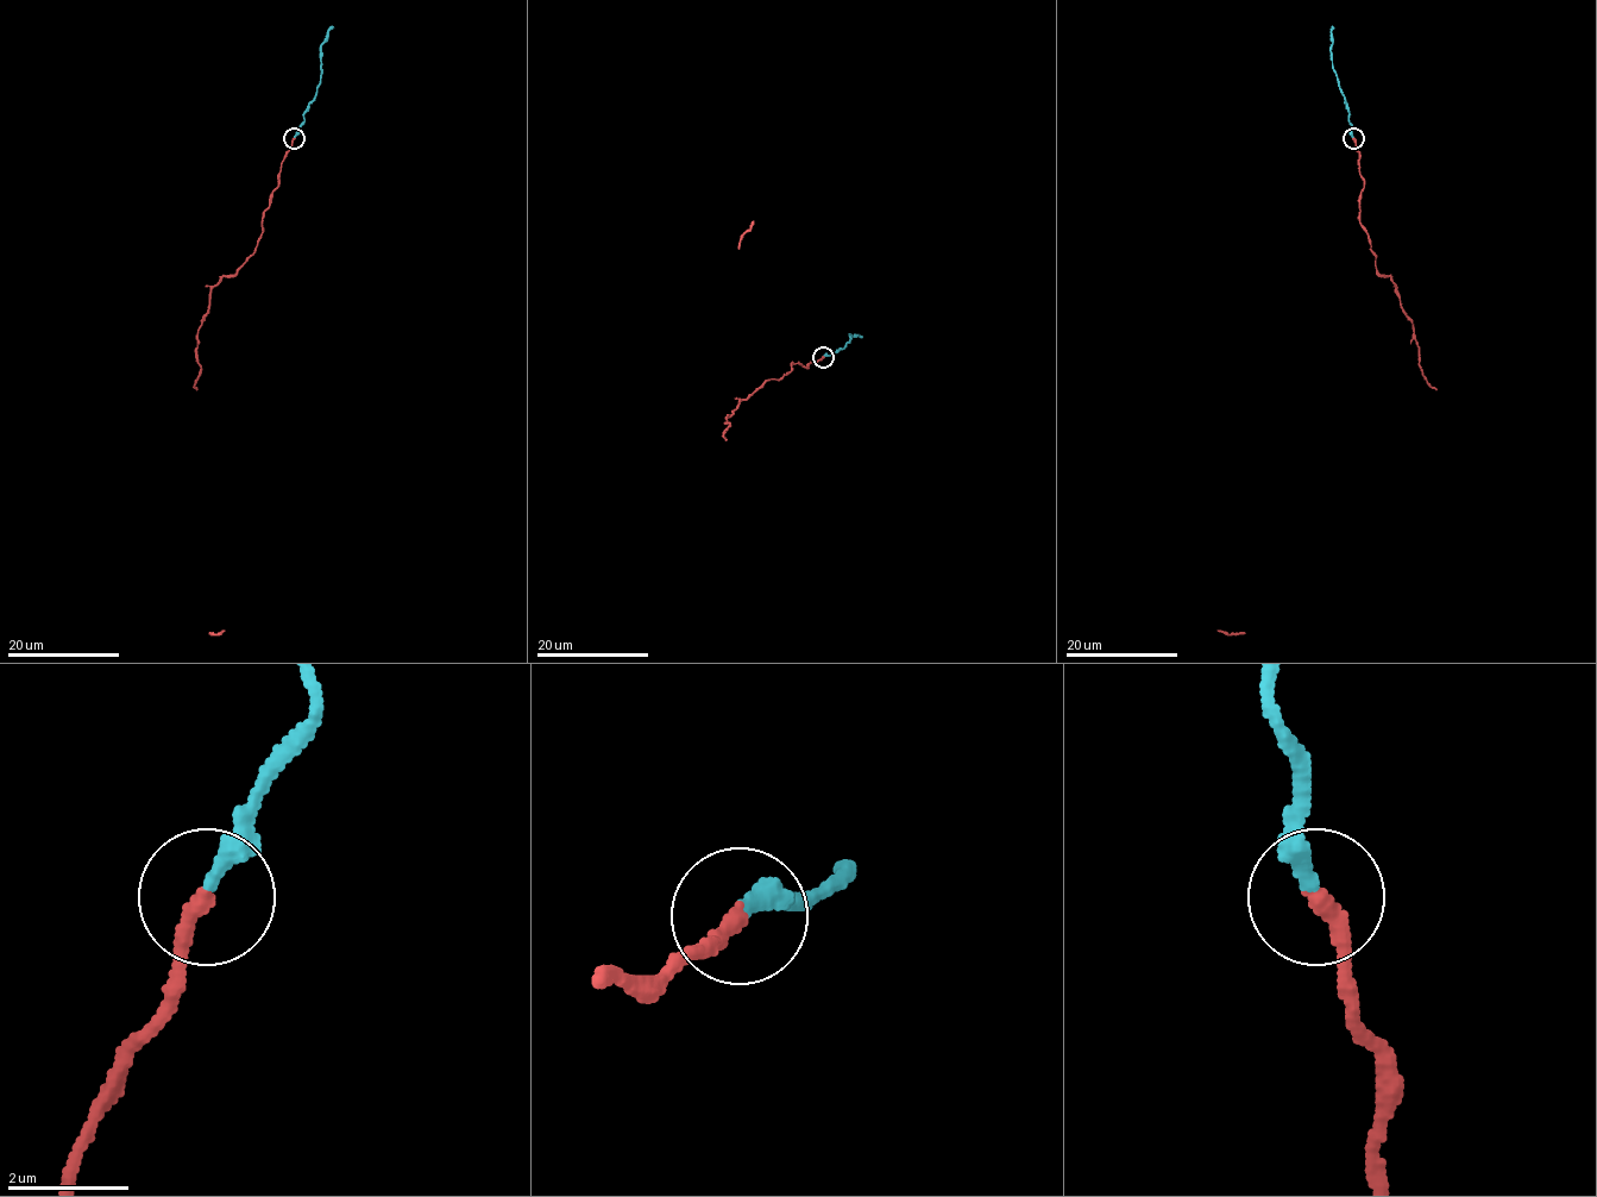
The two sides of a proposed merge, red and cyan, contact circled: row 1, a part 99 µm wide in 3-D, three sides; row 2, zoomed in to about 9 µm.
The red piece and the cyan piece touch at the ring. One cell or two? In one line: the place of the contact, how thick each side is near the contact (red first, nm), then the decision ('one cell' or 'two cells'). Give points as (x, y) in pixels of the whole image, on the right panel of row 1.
at (1353, 138); 300 nm thick on the red side, 280 nm on the other; two cells

